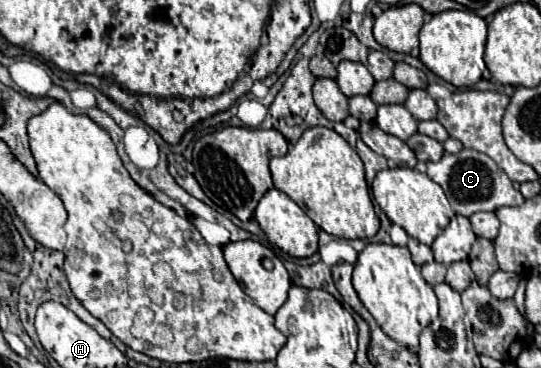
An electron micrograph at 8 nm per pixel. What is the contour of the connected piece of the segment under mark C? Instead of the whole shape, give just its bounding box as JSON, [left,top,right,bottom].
[427,149,525,217]

